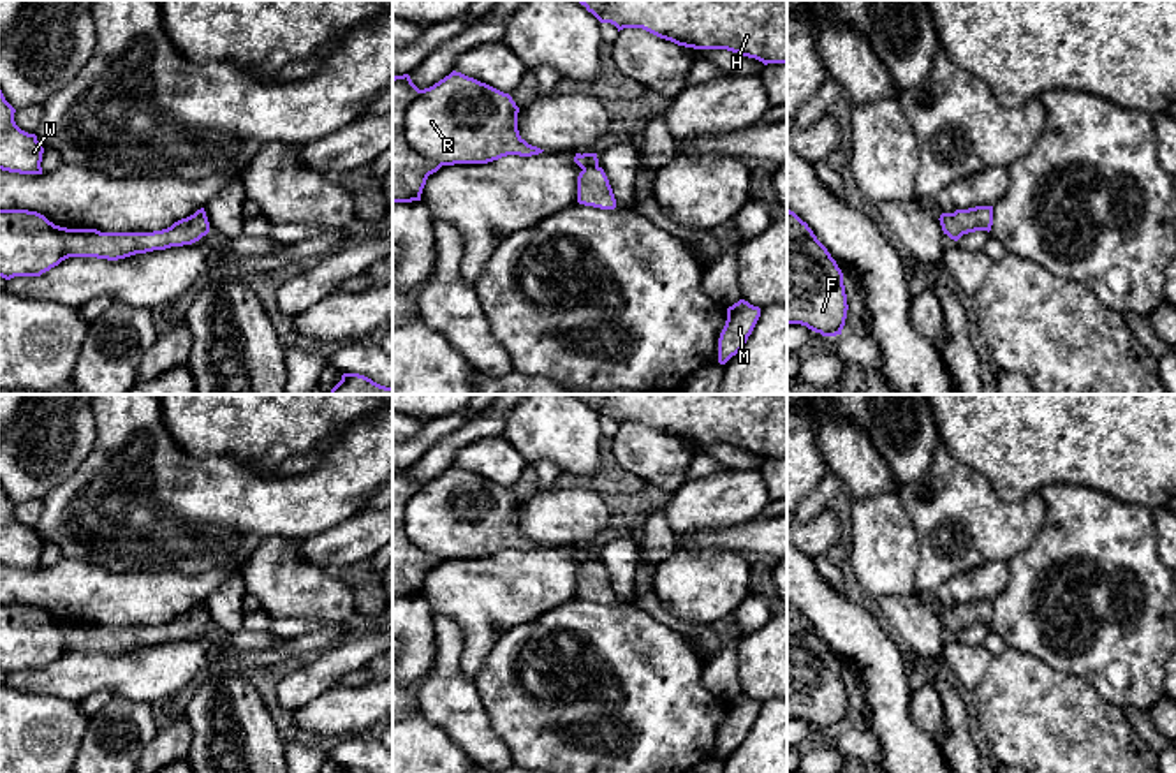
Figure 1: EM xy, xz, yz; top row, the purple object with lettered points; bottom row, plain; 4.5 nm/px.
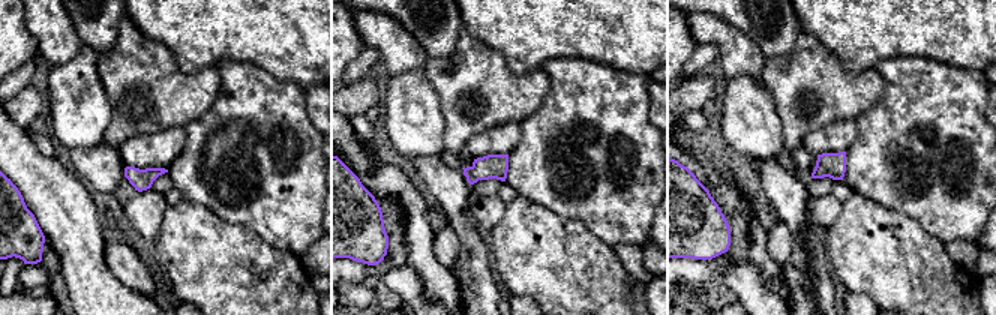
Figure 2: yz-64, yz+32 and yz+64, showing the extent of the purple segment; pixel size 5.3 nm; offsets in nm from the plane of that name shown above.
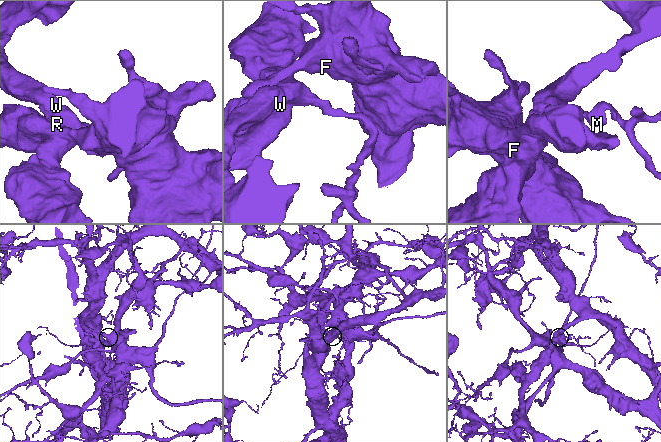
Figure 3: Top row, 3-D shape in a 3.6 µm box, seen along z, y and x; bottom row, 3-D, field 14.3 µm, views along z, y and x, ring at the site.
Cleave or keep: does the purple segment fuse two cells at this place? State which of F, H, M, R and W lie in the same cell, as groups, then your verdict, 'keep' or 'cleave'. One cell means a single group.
F H M R W; keep

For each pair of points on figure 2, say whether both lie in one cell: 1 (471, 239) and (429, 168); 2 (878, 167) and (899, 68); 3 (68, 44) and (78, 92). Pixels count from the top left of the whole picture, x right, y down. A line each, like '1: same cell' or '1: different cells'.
1: same cell
2: same cell
3: different cells

